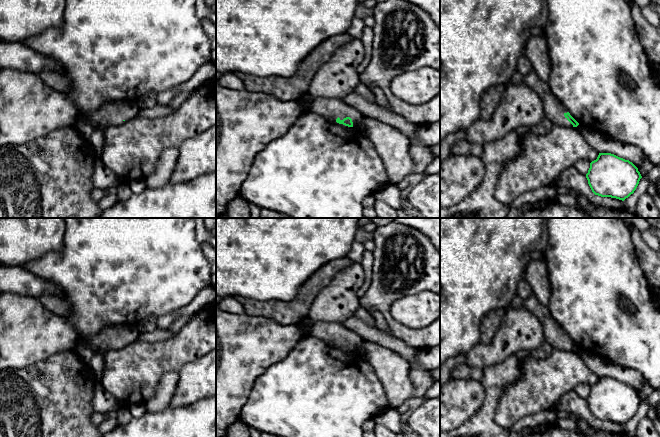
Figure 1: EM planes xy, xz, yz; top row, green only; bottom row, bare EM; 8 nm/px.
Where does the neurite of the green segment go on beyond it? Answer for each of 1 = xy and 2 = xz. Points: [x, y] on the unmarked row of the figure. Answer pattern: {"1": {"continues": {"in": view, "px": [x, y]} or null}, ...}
{"1": {"continues": null}, "2": {"continues": null}}

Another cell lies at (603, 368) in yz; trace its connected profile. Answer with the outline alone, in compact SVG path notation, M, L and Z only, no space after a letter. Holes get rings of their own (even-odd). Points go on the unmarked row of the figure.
M579 348L577 353L581 355L587 367L596 373L598 377L611 377L625 384L629 384L637 392L641 390L645 378L638 371L613 364L589 350Z

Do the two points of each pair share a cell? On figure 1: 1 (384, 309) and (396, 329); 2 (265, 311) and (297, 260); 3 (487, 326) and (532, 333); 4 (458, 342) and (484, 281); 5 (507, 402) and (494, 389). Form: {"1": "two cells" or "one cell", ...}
{"1": "one cell", "2": "two cells", "3": "two cells", "4": "one cell", "5": "two cells"}

